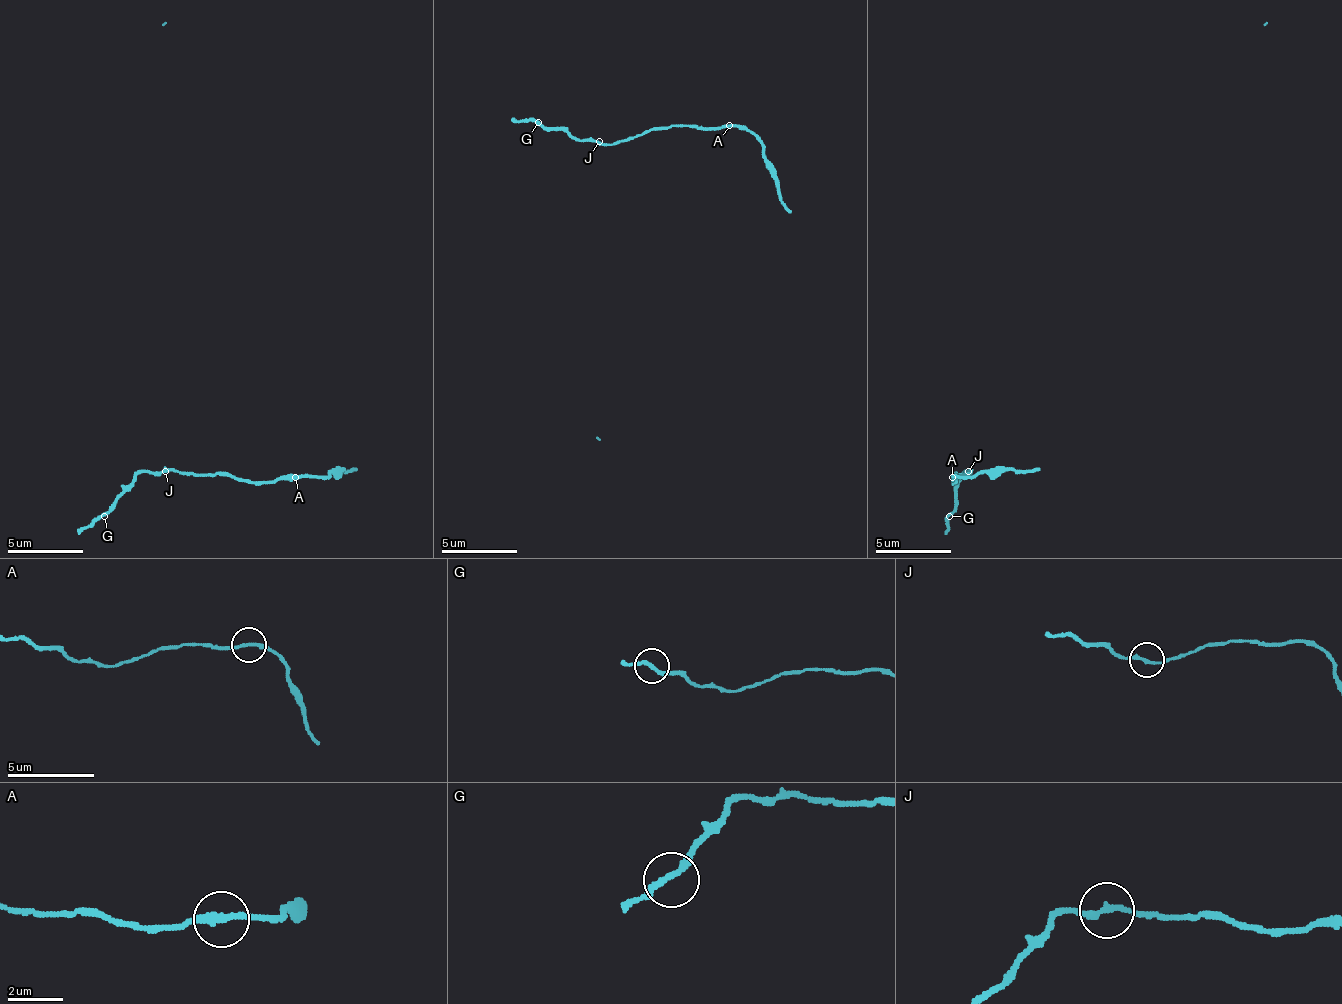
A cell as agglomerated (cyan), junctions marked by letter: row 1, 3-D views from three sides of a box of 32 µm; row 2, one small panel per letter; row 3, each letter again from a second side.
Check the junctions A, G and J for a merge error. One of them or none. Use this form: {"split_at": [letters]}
{"split_at": []}

